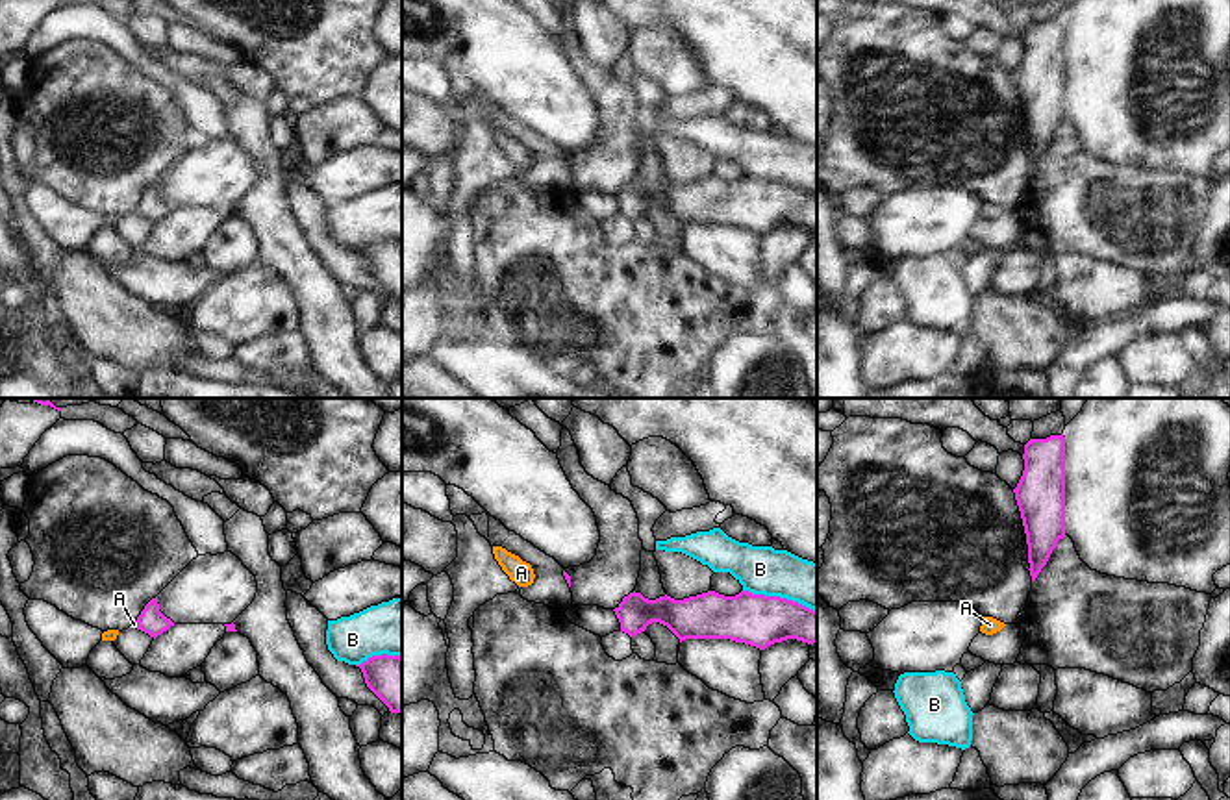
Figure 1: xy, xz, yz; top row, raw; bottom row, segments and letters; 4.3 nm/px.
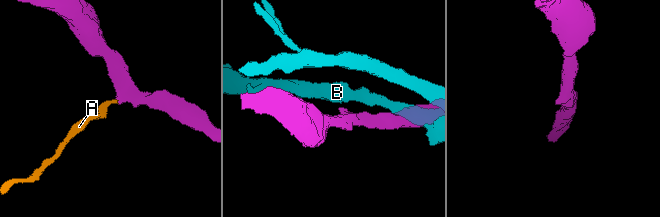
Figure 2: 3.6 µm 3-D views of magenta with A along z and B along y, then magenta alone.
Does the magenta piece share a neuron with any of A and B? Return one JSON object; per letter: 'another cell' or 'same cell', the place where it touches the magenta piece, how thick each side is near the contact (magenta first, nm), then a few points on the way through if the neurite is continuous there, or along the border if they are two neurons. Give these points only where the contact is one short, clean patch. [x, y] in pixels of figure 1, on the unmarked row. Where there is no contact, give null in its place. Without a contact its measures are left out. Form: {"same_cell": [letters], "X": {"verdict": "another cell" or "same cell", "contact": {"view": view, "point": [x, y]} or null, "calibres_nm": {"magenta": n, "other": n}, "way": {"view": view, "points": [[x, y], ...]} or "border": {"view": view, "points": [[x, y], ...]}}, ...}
{"same_cell": ["A"], "A": {"verdict": "same cell", "contact": {"view": "xy", "point": [136, 208]}, "calibres_nm": {"magenta": 120, "other": 20}, "way": {"view": "xy", "points": [[150, 206], [136, 208], [134, 210]]}}, "B": {"verdict": "another cell", "contact": {"view": "xz", "point": [778, 182]}, "calibres_nm": {"magenta": 220, "other": 200}}}

